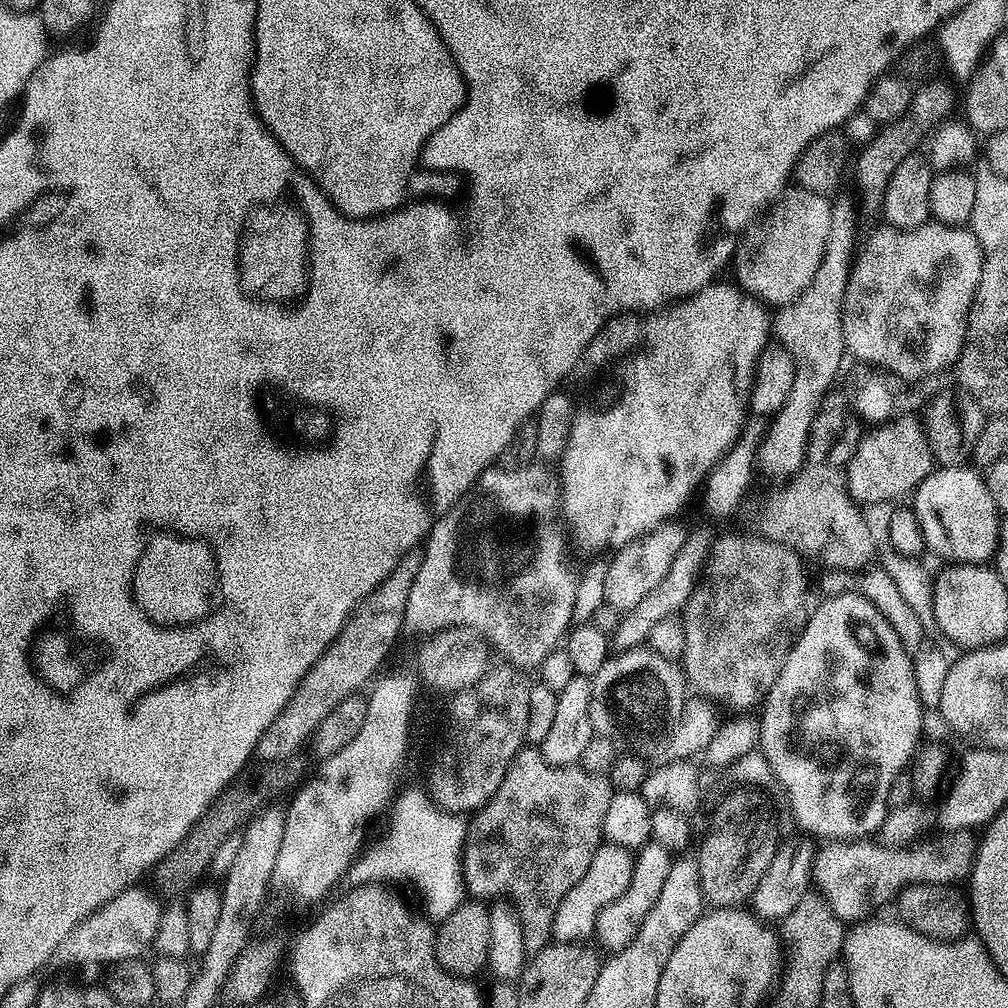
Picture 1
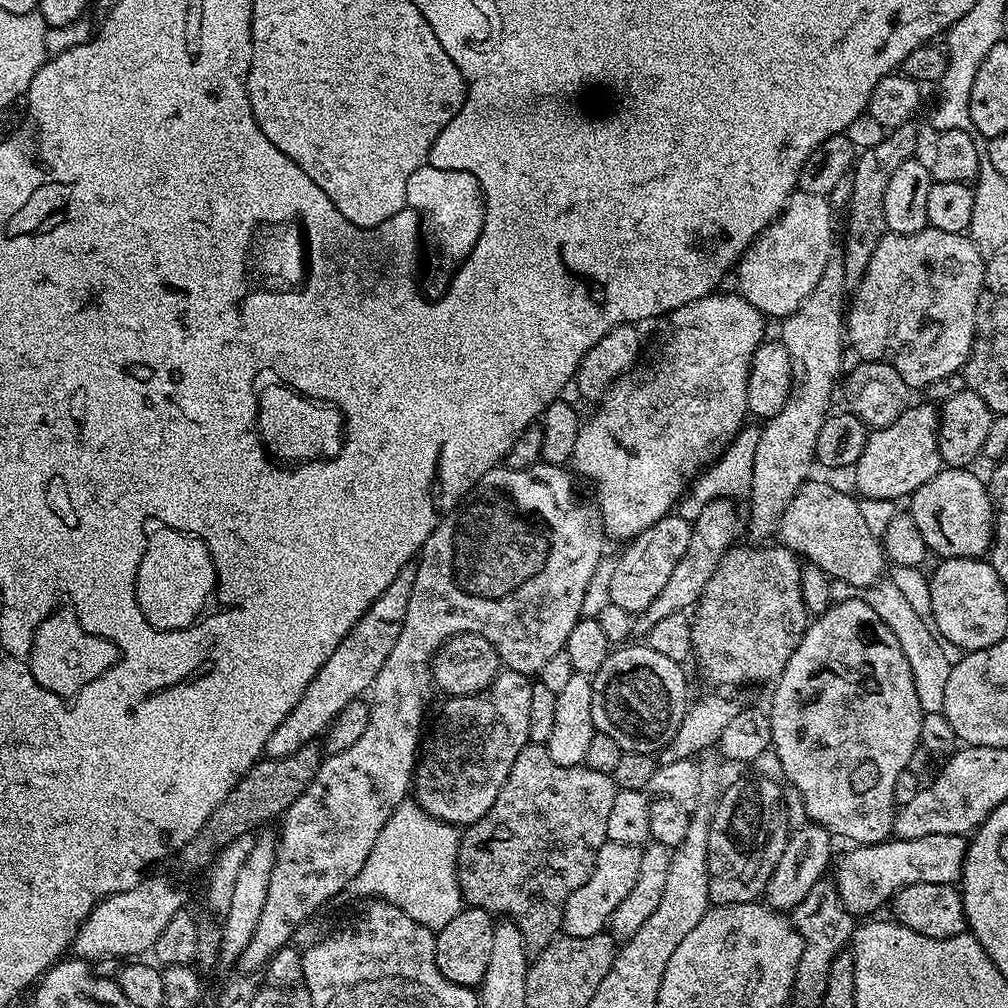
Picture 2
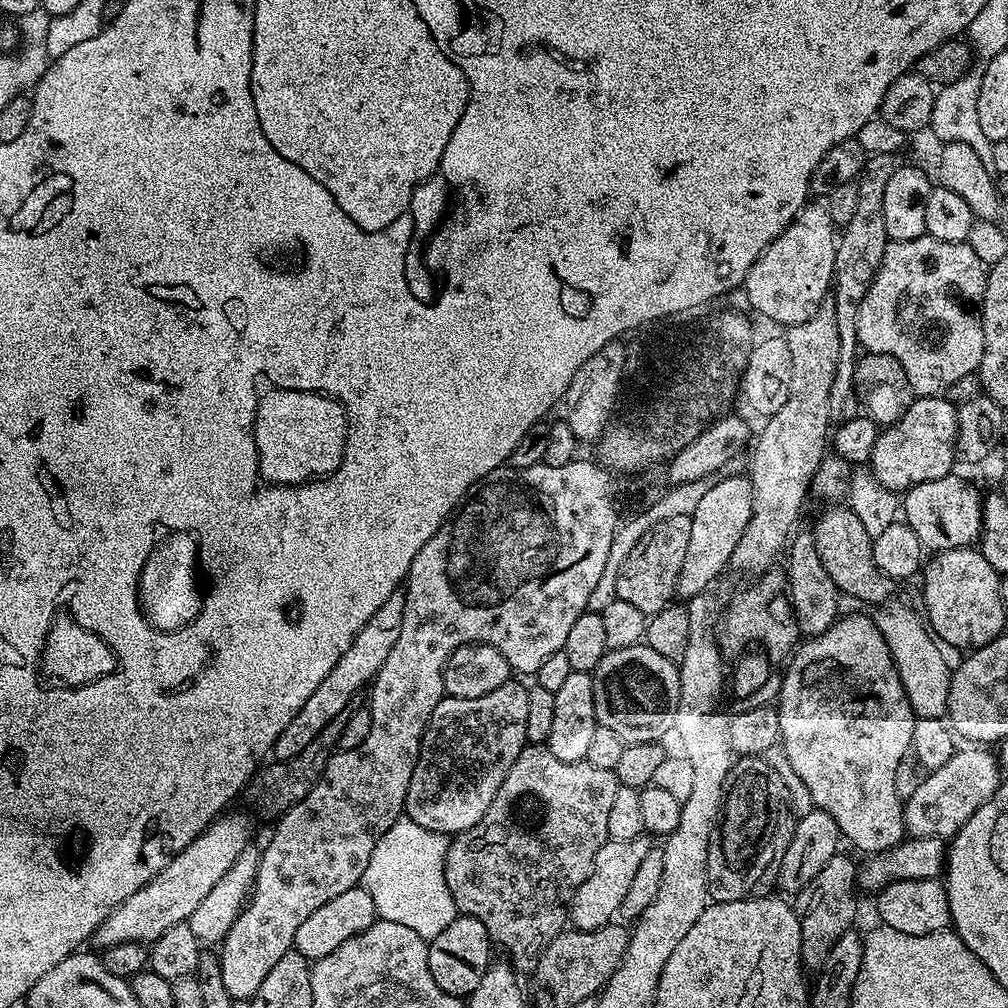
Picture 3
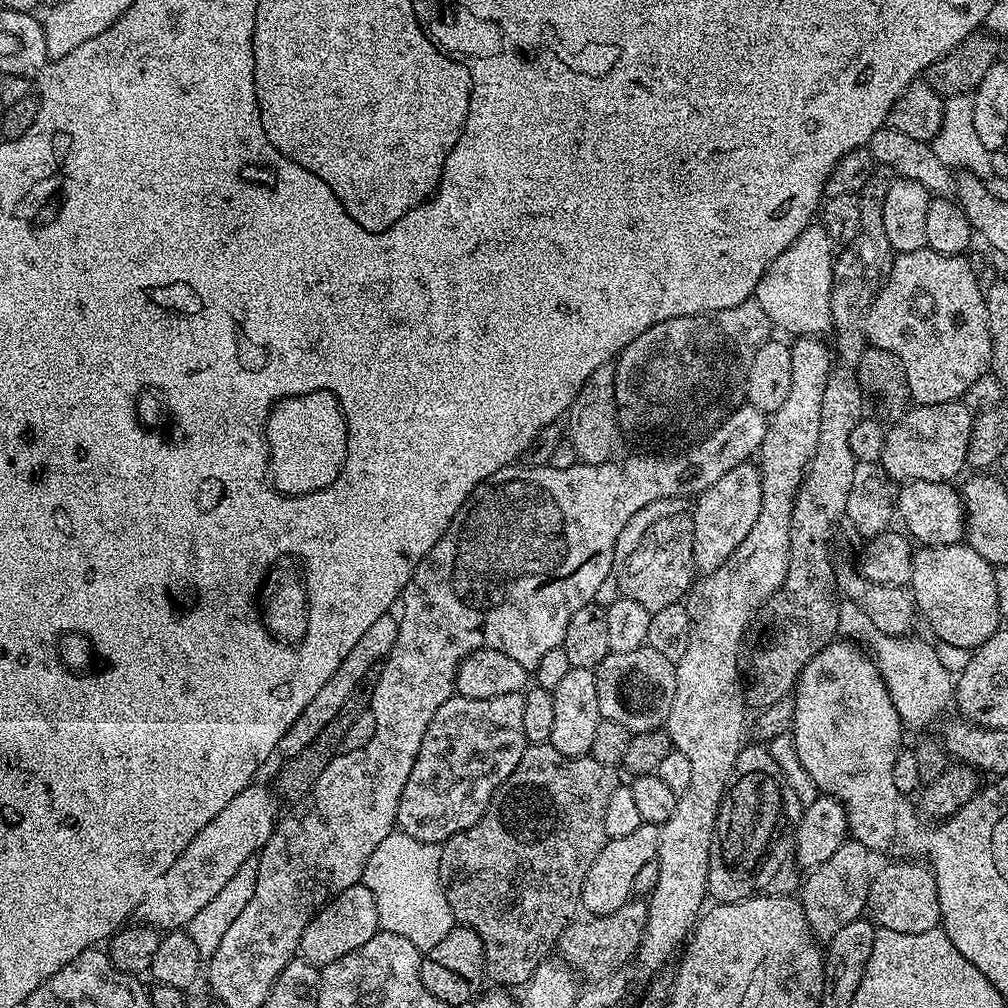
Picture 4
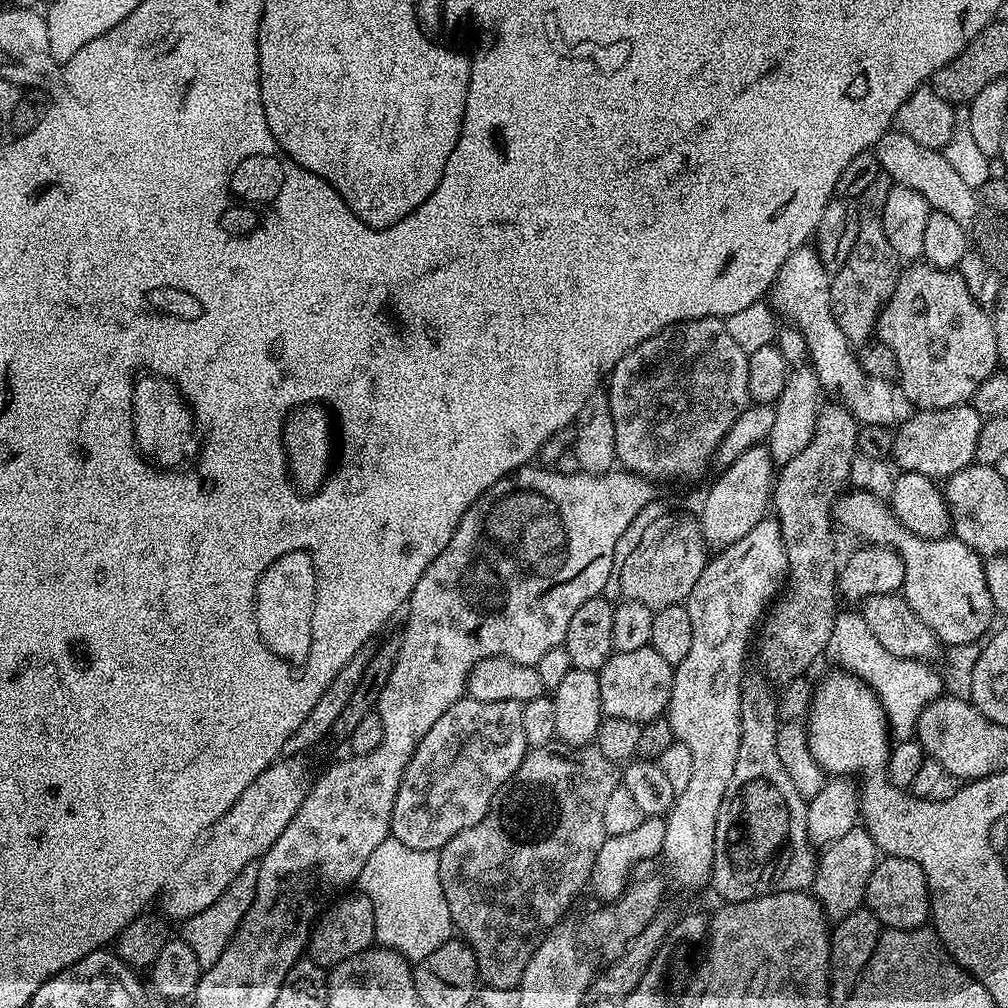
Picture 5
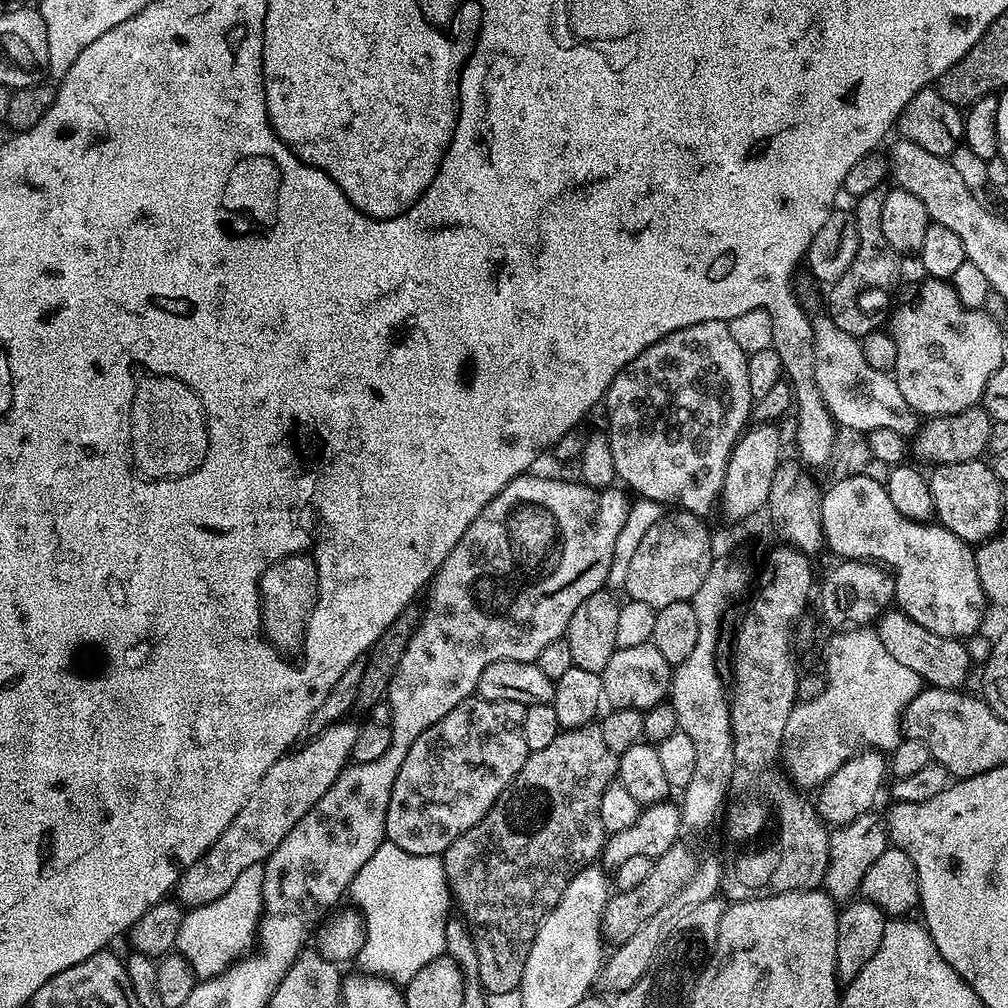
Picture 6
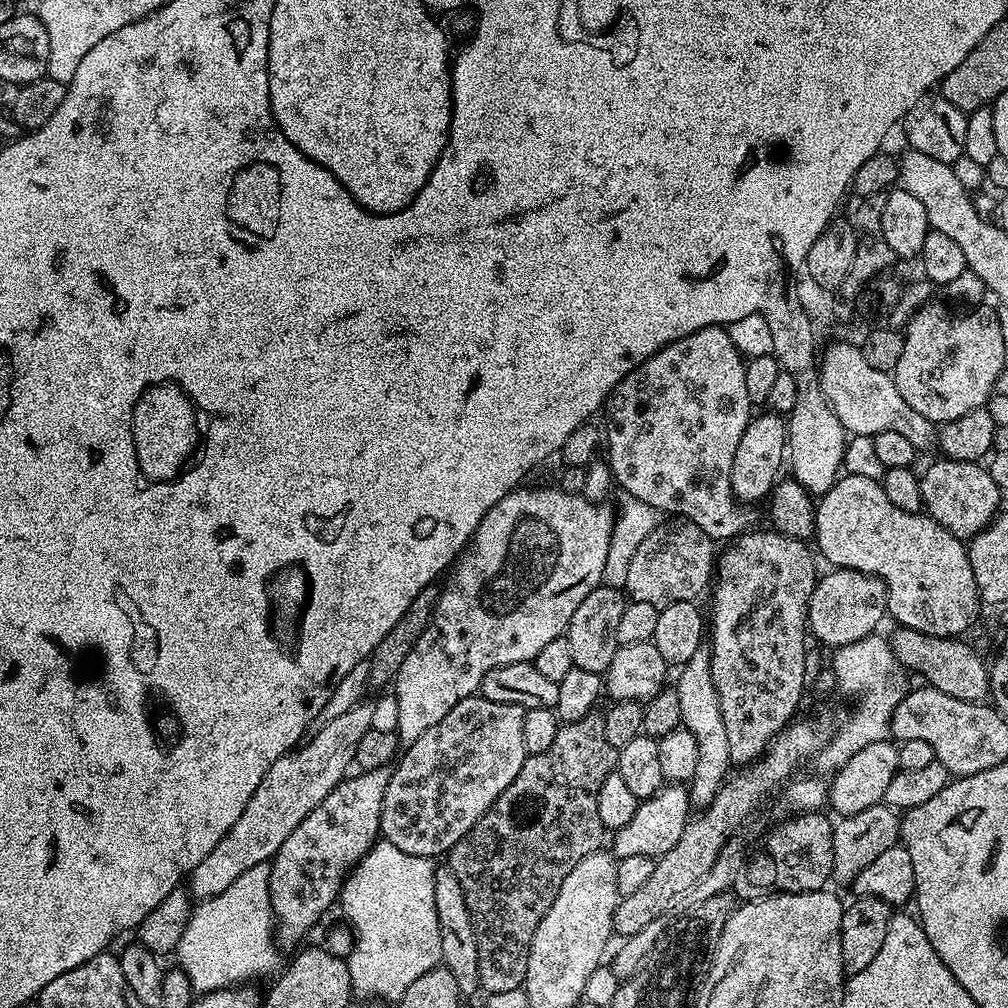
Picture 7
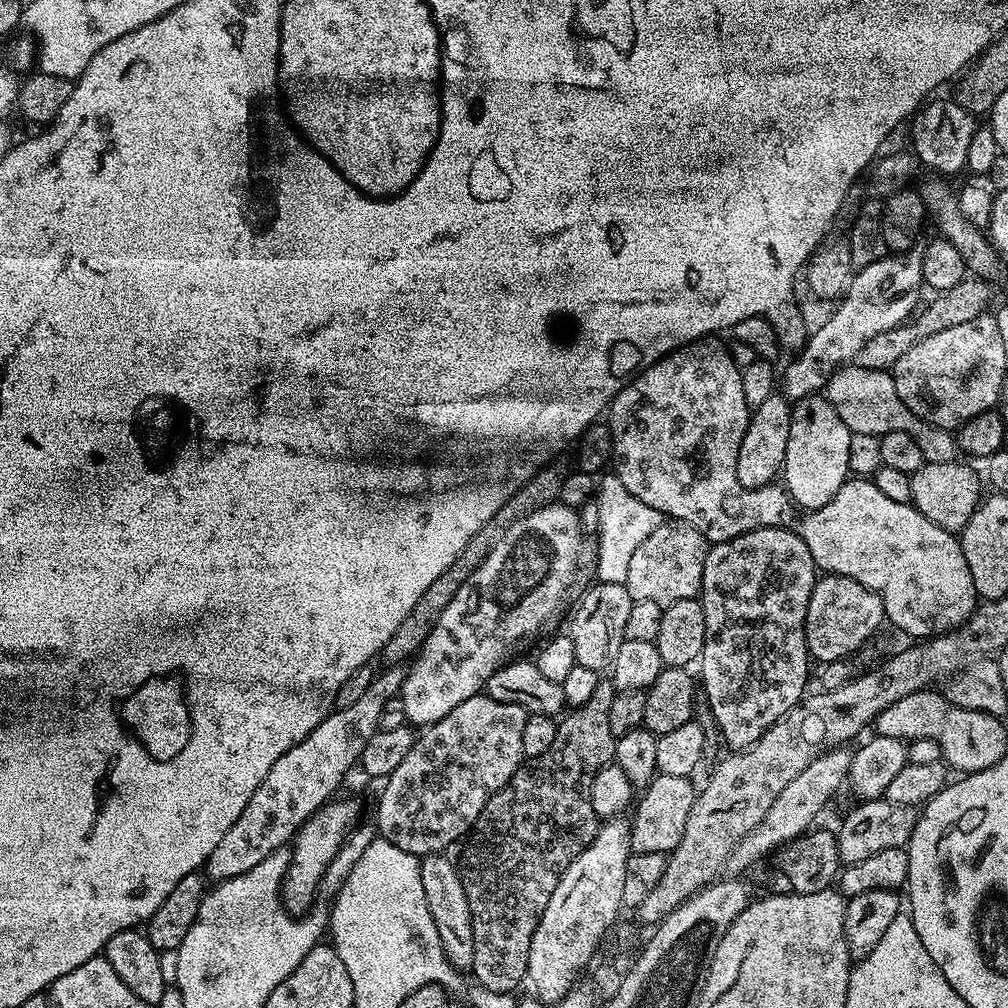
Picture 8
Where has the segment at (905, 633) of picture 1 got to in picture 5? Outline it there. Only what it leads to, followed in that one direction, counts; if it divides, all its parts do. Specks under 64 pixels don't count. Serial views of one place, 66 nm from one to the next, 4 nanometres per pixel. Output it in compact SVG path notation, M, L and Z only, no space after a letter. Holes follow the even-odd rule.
M841 611L836 618L836 627L839 636L834 648L840 652L852 652L852 656L841 658L839 667L870 685L879 698L880 705L884 707L884 713L888 716L888 726L893 741L913 739L922 710L945 691L943 678L932 669L931 663L890 654L886 646L882 646L868 635L868 627L864 624L863 615L859 611Z

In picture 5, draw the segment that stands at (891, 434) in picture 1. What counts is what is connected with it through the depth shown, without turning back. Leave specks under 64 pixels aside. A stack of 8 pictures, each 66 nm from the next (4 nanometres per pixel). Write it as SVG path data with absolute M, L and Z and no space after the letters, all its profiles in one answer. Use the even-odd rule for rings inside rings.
M972 403L949 408L921 408L895 429L891 459L900 472L913 472L929 478L947 478L976 460L978 434L985 417L974 410Z

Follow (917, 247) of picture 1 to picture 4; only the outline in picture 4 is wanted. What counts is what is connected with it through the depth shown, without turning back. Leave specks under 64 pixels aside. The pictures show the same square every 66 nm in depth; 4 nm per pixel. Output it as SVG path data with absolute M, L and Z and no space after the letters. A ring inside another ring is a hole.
M927 246L893 255L888 277L866 314L869 345L890 350L902 362L916 404L960 400L992 363L986 292L968 258L938 254Z

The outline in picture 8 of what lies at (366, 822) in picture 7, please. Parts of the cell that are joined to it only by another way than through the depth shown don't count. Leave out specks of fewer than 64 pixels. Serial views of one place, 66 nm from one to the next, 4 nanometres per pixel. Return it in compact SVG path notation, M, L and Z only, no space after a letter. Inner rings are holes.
M333 798L324 804L306 821L296 832L291 841L292 857L283 869L284 880L280 883L280 898L284 907L292 914L304 914L313 907L312 899L316 891L321 891L324 875L330 862L338 854L345 840L352 831L361 823L360 804L356 800L340 800Z

